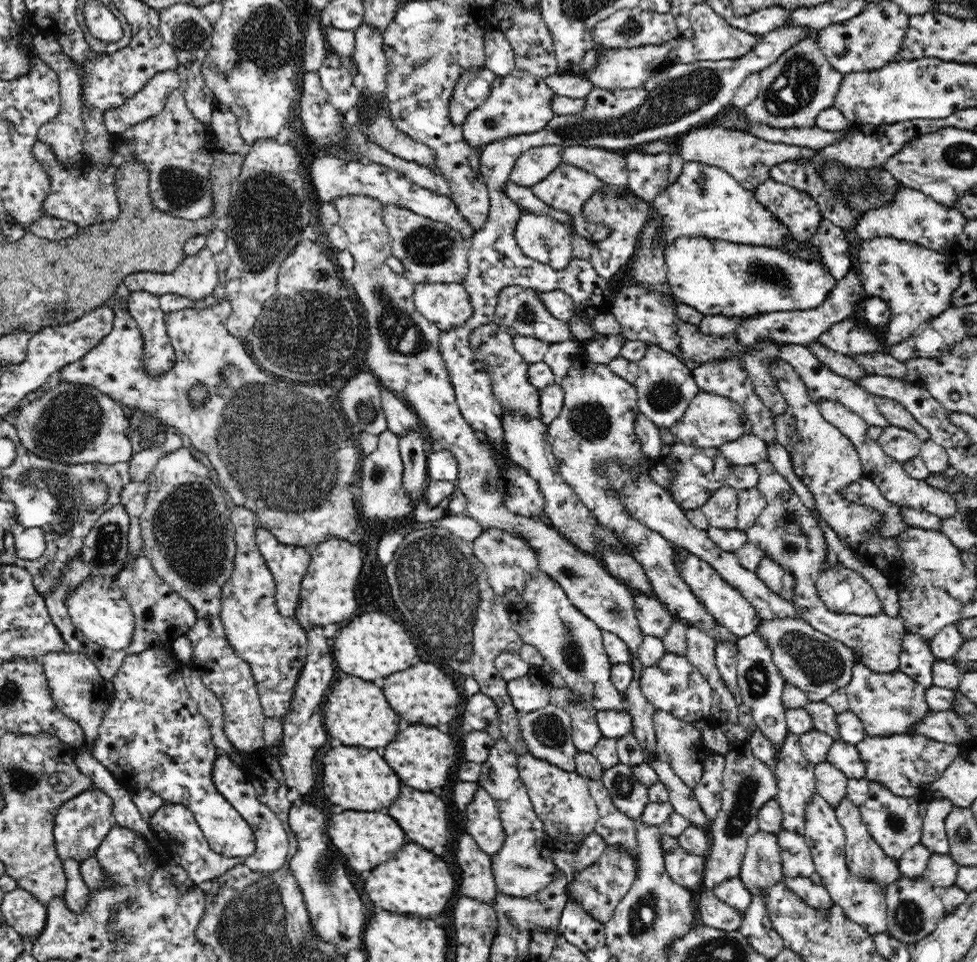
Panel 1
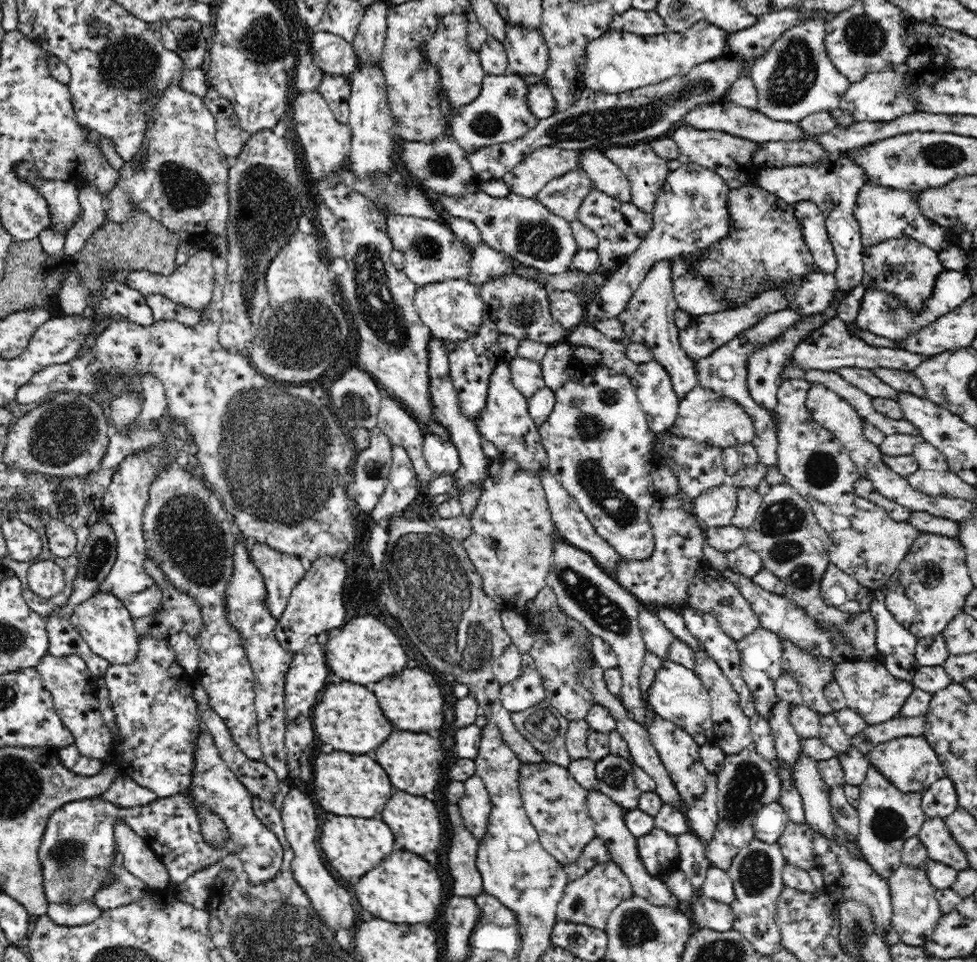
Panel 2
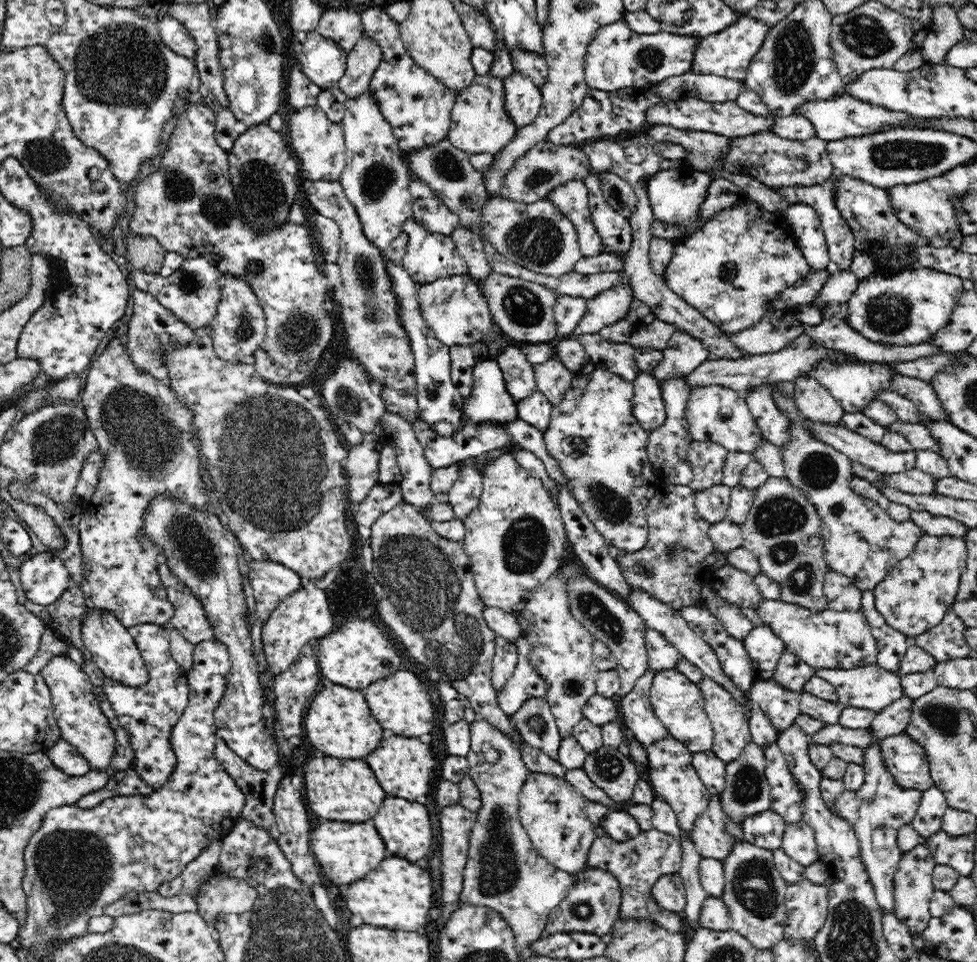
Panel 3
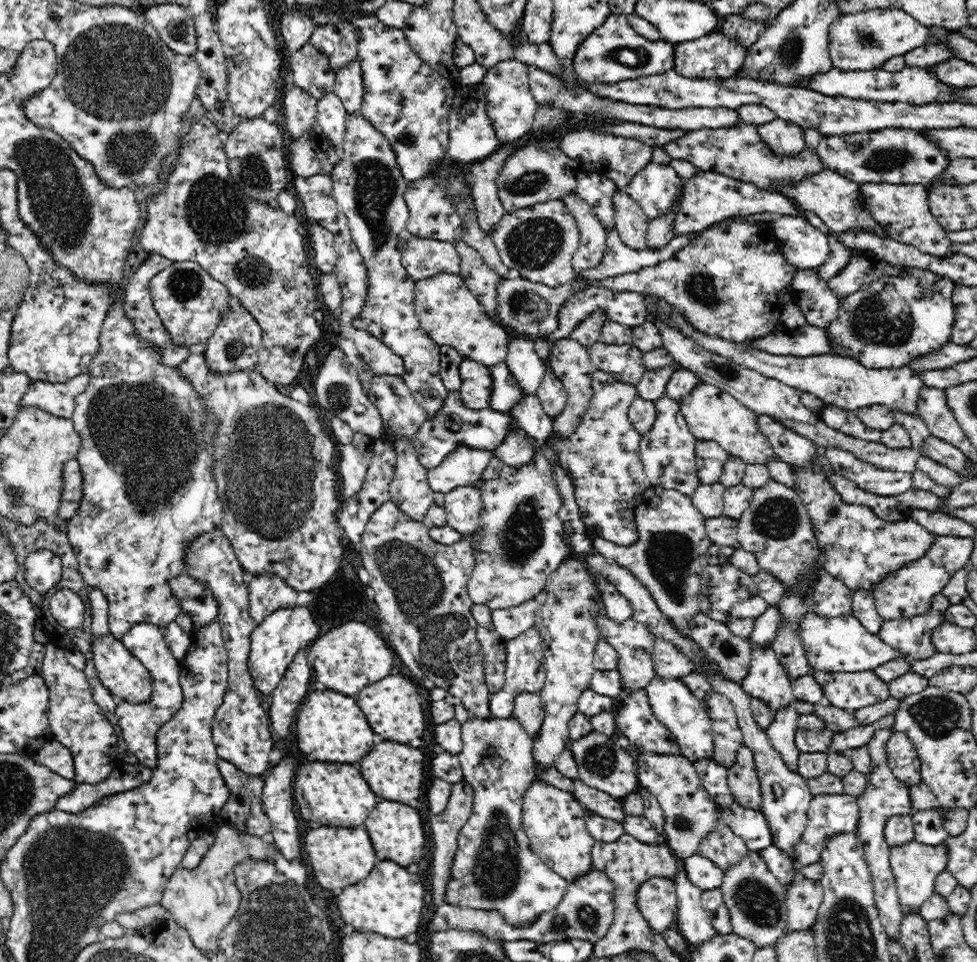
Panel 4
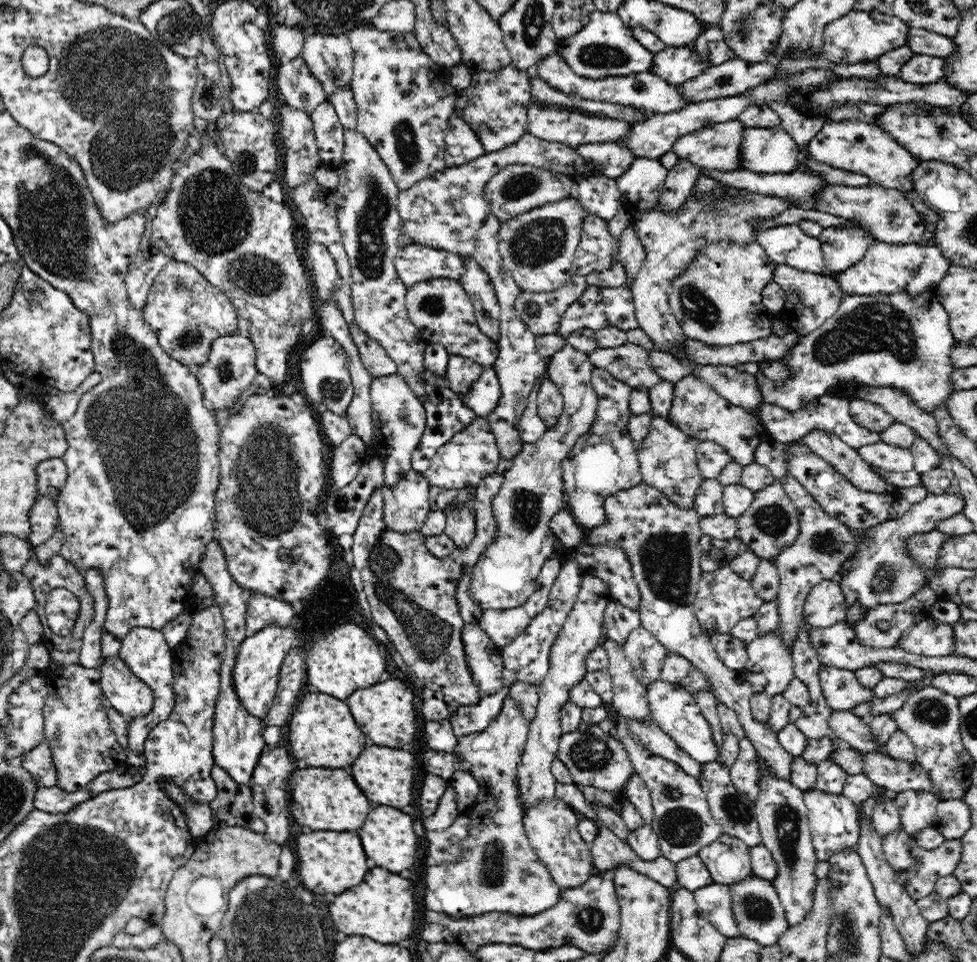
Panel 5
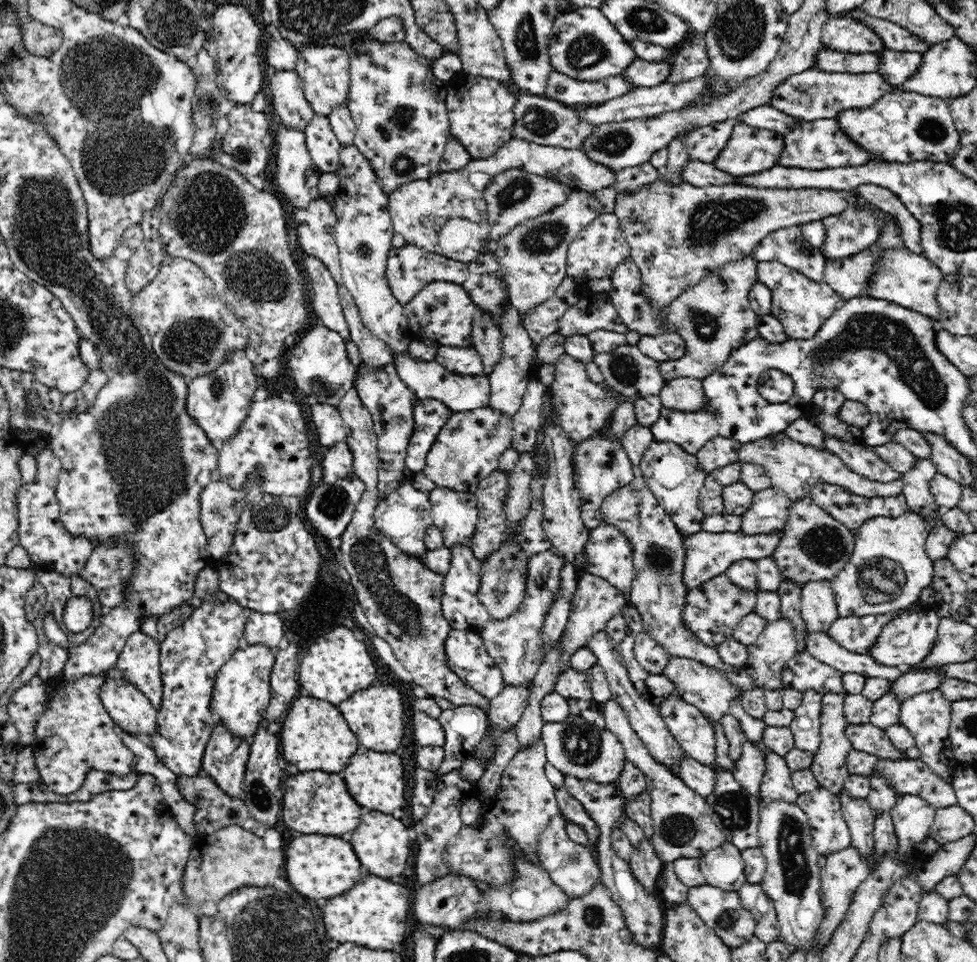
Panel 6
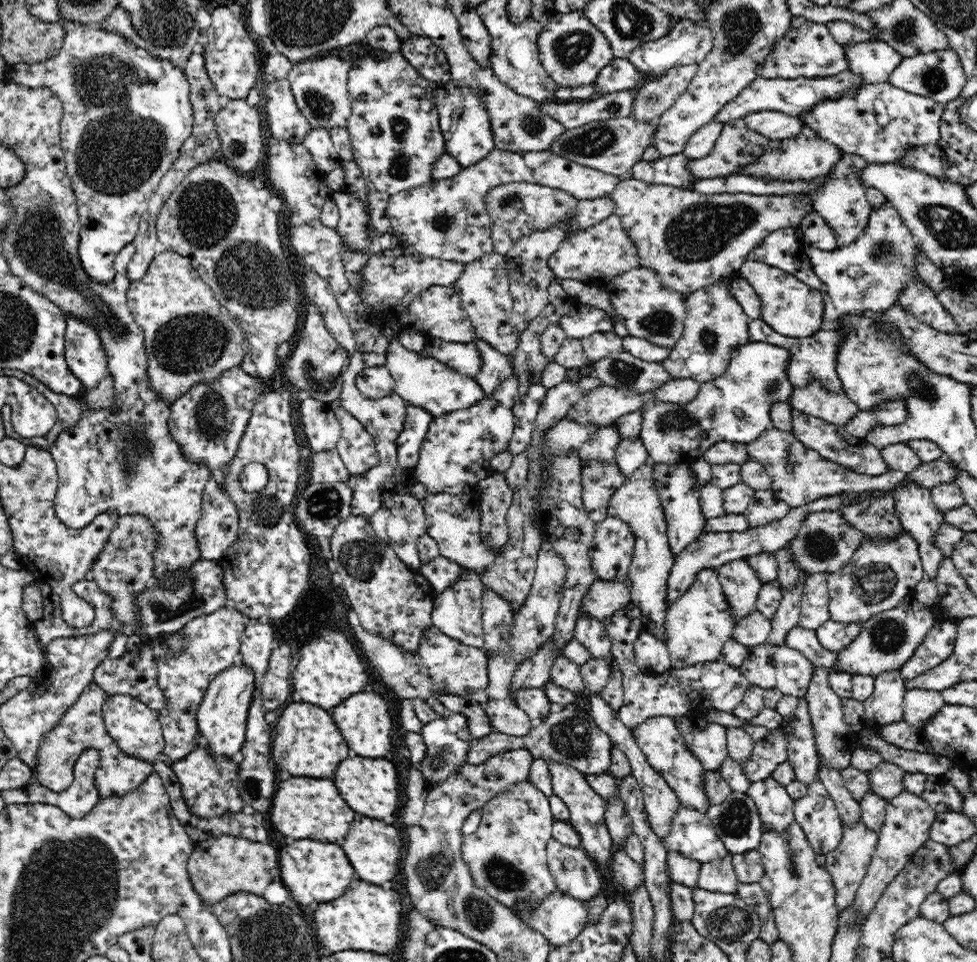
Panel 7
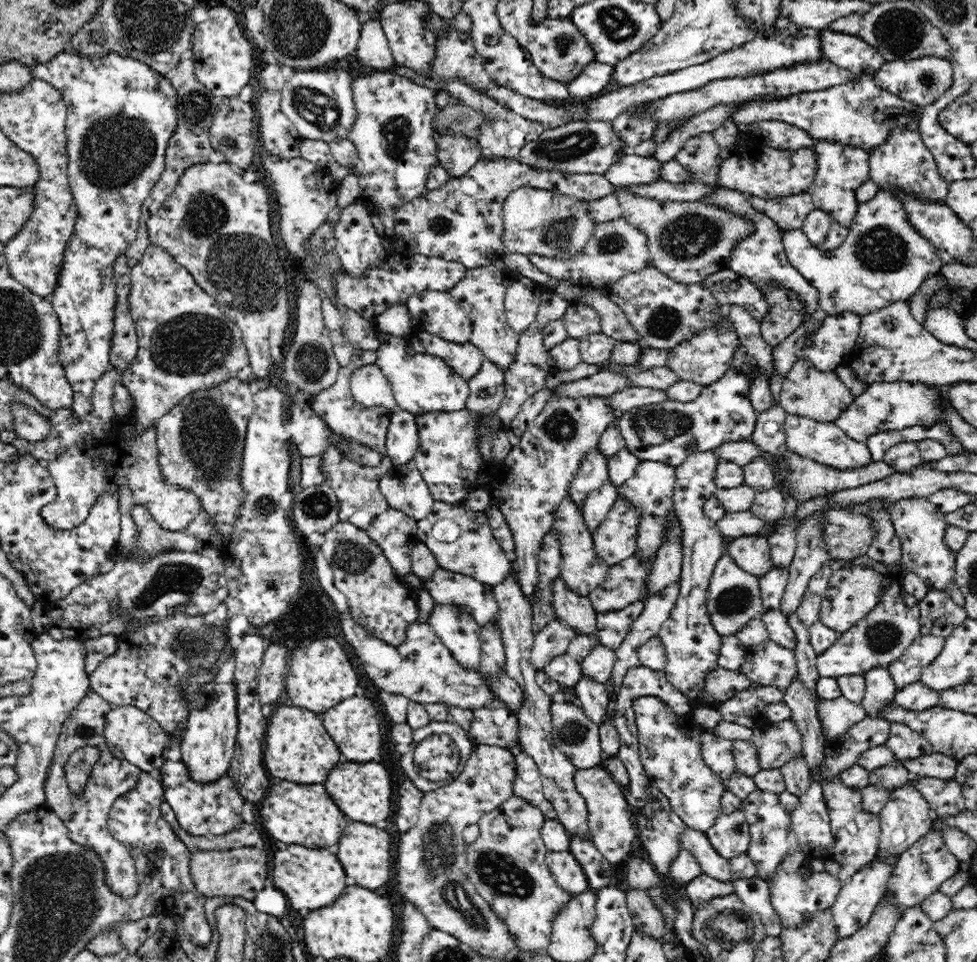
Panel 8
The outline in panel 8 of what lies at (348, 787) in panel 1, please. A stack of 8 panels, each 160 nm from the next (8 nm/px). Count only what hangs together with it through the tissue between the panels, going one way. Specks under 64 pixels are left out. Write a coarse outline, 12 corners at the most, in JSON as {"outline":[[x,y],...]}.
{"outline":[[274,781],[260,820],[284,844],[336,854],[351,823],[324,784]]}

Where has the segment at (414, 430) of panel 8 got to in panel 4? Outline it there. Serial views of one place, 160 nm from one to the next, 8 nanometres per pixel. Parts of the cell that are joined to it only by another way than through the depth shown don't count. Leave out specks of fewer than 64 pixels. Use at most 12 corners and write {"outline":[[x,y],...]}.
{"outline":[[449,391],[414,436],[424,468],[460,446],[494,451],[516,423]]}

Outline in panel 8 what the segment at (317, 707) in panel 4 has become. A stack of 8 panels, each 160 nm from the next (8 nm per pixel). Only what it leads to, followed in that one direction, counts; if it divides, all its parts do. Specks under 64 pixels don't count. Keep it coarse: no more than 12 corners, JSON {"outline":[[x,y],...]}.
{"outline":[[282,705],[268,720],[273,781],[323,784],[343,760],[321,714]]}

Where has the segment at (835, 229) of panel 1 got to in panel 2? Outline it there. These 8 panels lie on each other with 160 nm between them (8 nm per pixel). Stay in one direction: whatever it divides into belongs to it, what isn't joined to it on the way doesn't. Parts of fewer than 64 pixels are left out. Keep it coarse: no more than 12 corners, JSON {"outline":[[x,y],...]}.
{"outline":[[814,202],[796,206],[816,270],[833,274],[837,260],[826,218]]}

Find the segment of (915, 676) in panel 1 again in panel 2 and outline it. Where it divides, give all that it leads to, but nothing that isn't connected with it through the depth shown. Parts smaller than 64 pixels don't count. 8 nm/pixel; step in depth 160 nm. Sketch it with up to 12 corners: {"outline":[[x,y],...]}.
{"outline":[[873,591],[869,612],[890,675],[912,682],[916,638]]}

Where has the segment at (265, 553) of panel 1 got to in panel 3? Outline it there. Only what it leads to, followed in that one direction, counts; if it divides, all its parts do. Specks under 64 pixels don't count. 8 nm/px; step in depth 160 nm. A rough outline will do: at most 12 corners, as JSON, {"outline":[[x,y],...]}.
{"outline":[[251,560],[257,618],[264,622],[301,577],[274,560]]}

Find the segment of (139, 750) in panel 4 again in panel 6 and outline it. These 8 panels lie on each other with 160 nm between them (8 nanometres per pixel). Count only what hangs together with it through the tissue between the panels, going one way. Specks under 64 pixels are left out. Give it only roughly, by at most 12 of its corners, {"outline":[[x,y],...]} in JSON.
{"outline":[[134,631],[117,667],[162,708],[161,642]]}

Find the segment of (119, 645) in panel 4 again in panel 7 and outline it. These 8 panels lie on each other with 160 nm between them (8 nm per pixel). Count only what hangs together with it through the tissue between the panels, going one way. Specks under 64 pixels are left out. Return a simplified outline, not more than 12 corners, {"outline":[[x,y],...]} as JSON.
{"outline":[[129,694],[102,706],[109,735],[153,764],[165,746],[159,716]]}

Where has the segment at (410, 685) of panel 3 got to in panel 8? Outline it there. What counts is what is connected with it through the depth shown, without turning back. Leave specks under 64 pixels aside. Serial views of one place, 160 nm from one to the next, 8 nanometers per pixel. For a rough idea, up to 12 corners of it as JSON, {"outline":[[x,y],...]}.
{"outline":[[352,696],[322,714],[343,760],[380,759],[376,706]]}

